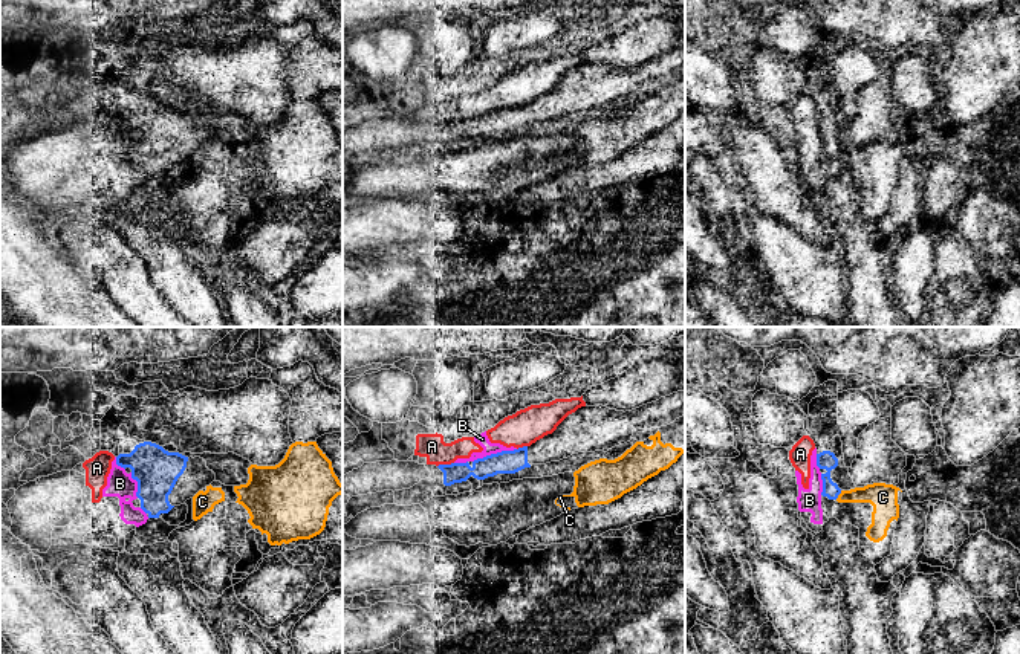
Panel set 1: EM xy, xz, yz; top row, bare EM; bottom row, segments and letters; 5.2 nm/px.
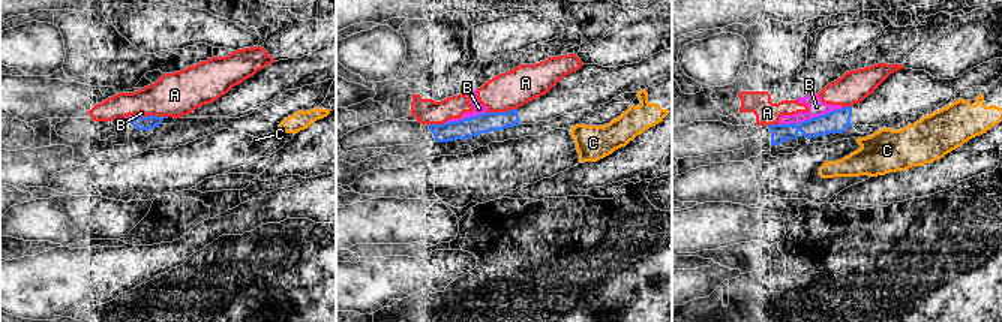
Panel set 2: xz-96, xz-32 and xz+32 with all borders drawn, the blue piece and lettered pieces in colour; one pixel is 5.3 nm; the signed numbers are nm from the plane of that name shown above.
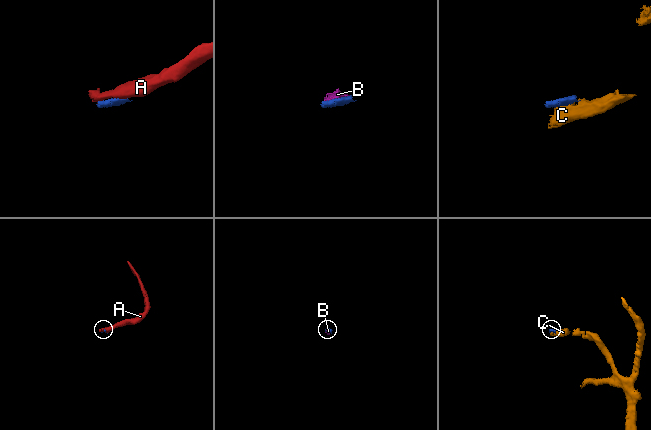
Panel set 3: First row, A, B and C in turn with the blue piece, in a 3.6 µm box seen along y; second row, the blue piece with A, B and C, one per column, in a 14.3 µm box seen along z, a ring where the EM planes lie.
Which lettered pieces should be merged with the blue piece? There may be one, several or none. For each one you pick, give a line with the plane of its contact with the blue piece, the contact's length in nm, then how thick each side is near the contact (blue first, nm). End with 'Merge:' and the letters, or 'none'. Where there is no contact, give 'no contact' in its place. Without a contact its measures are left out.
Merge: none

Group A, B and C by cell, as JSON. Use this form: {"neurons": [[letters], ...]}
{"neurons": [["A", "B"], ["C"]]}

